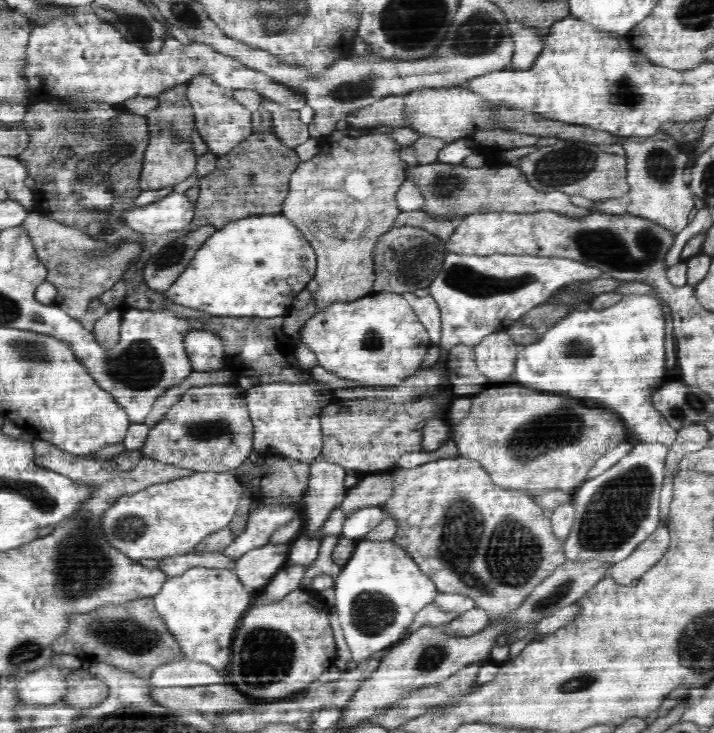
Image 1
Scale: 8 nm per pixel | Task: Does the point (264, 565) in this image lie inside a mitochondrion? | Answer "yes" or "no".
no

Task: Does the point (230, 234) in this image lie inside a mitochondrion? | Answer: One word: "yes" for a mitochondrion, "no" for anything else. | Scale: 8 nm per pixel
no

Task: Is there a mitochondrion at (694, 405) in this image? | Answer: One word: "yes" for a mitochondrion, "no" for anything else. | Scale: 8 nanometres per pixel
yes

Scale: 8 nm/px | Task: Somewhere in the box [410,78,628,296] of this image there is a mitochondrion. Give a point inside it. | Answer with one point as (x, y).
(565, 166)

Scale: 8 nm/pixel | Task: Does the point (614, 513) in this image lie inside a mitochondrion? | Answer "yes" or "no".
yes

